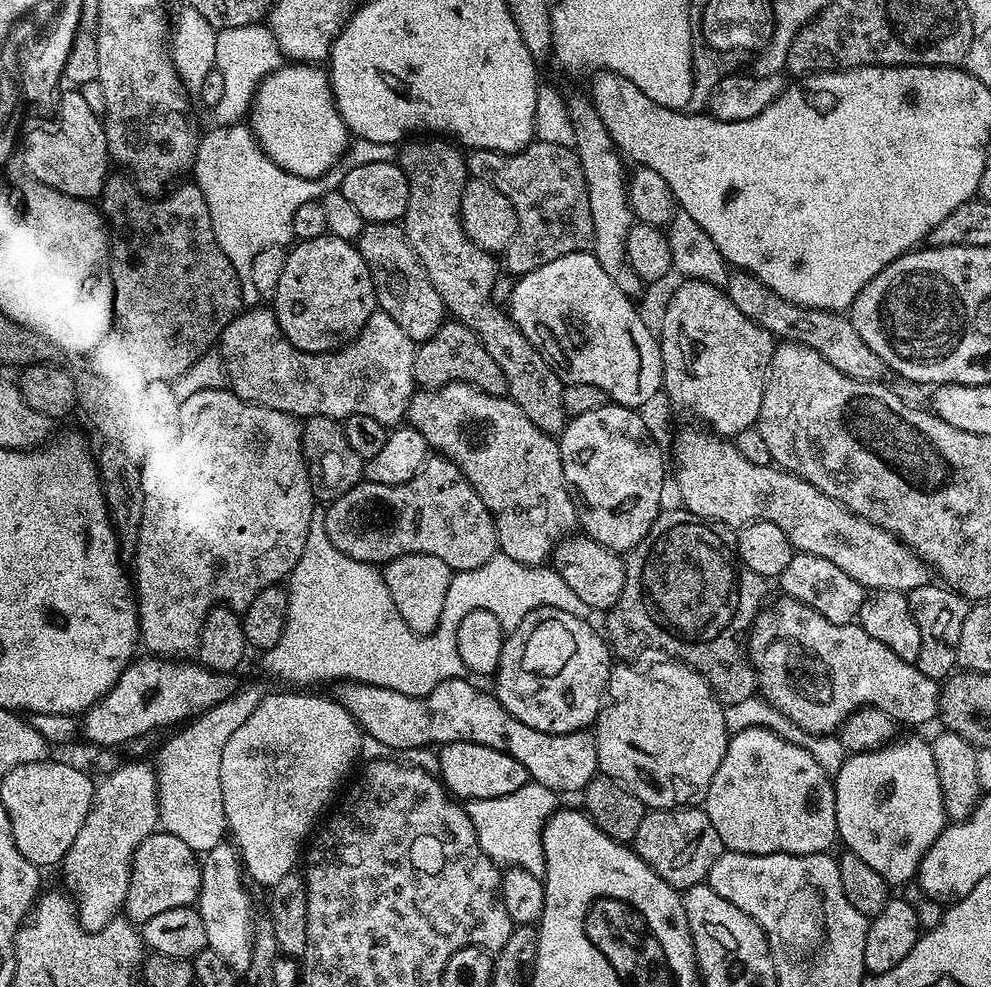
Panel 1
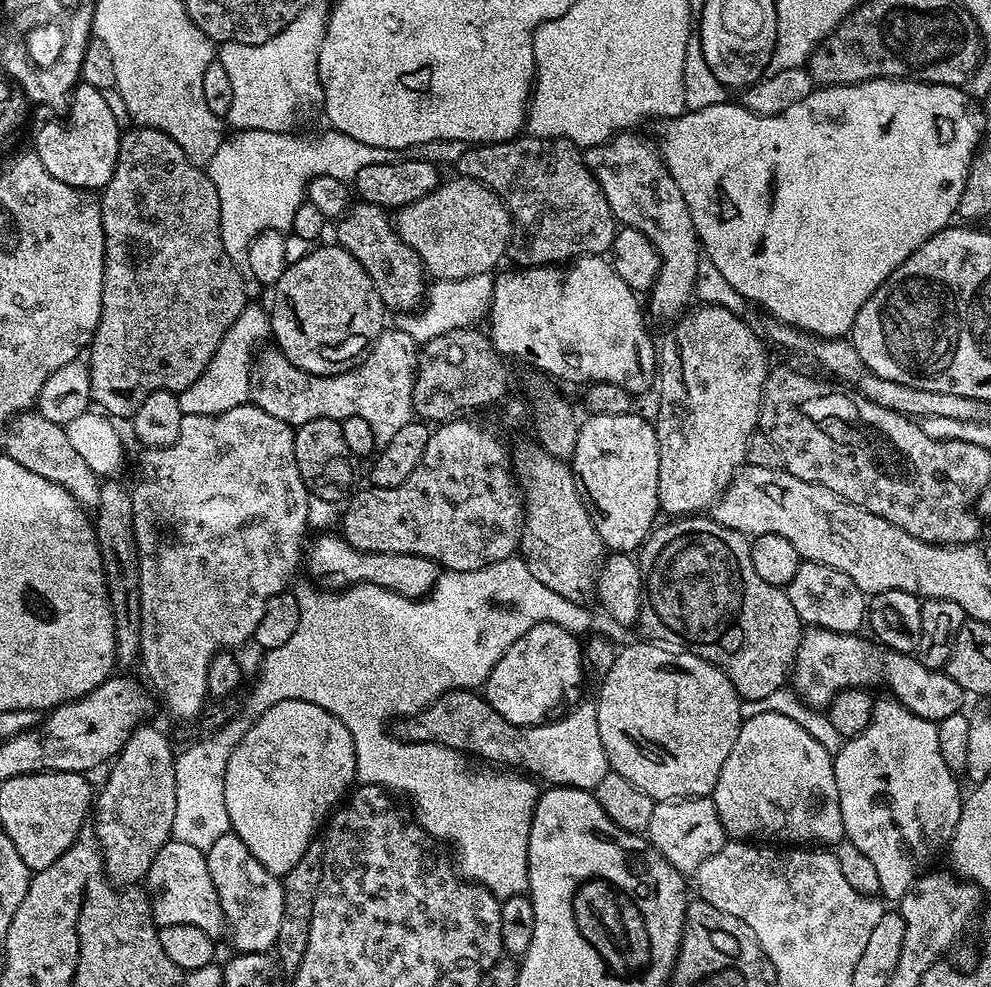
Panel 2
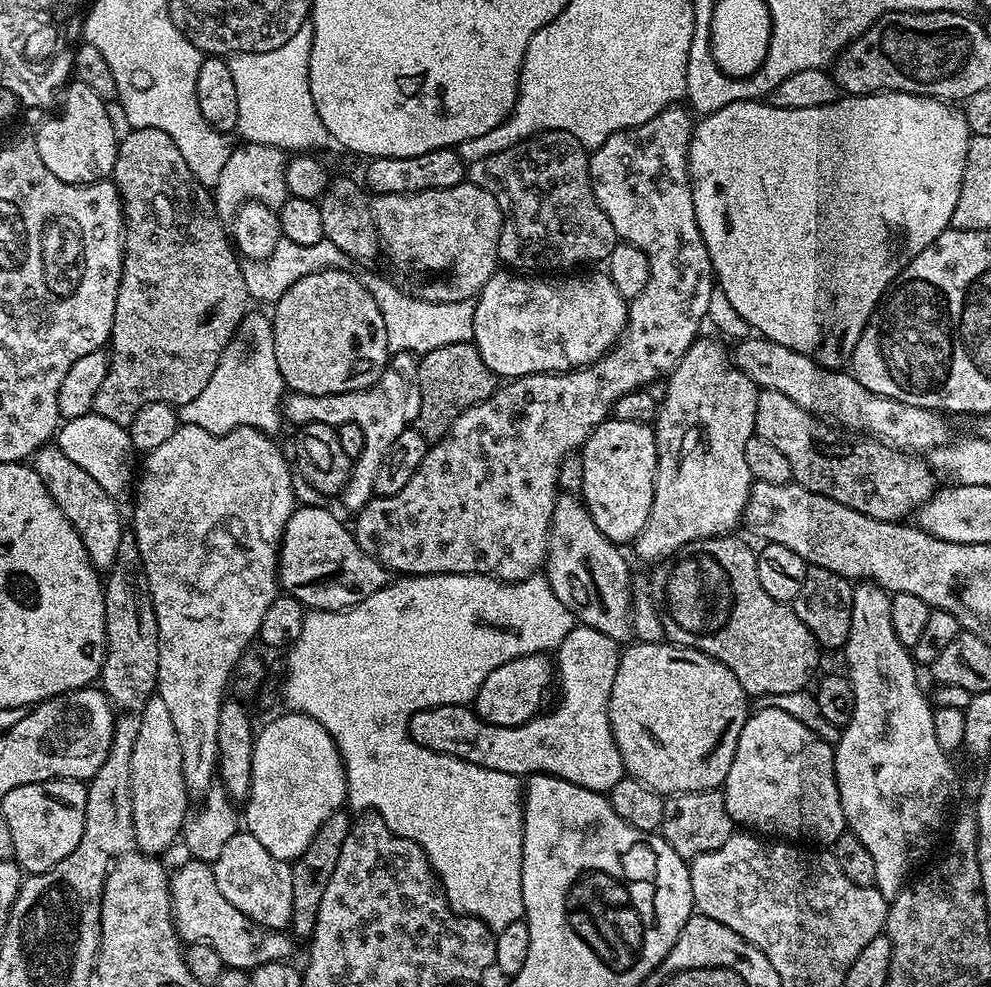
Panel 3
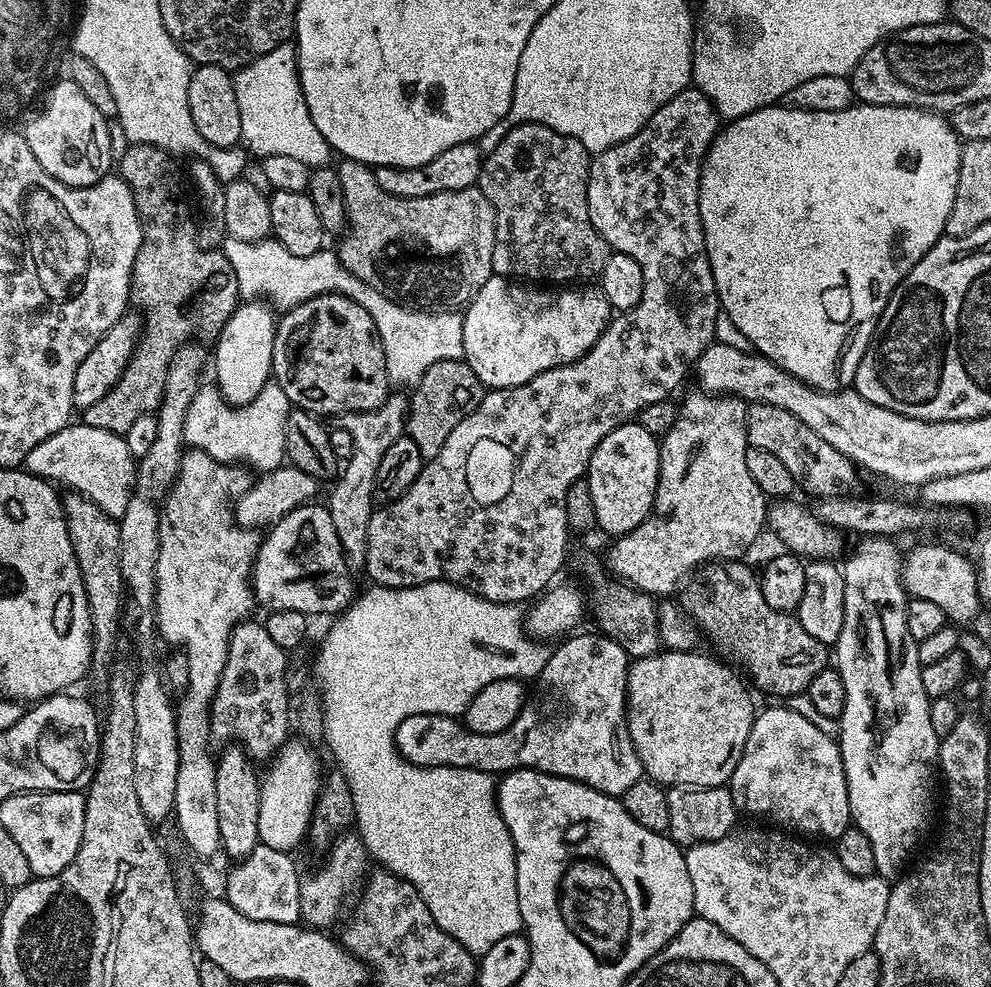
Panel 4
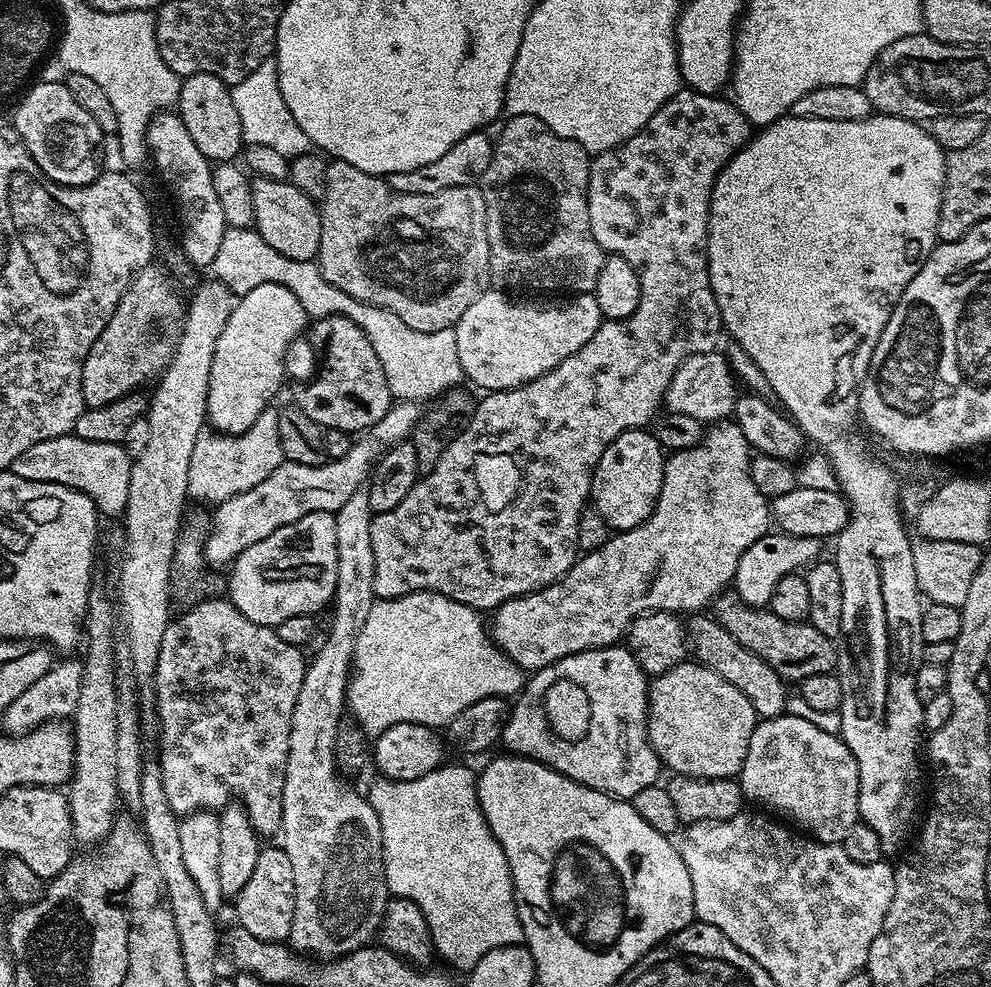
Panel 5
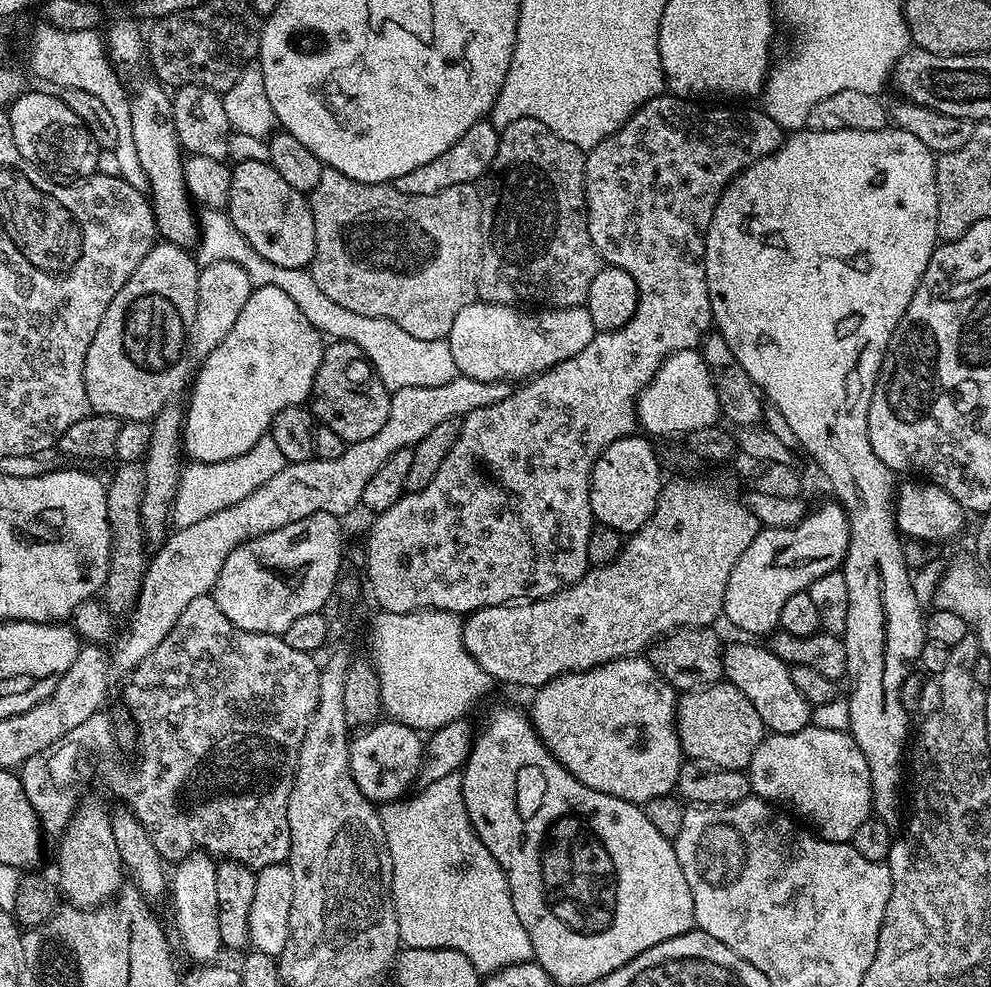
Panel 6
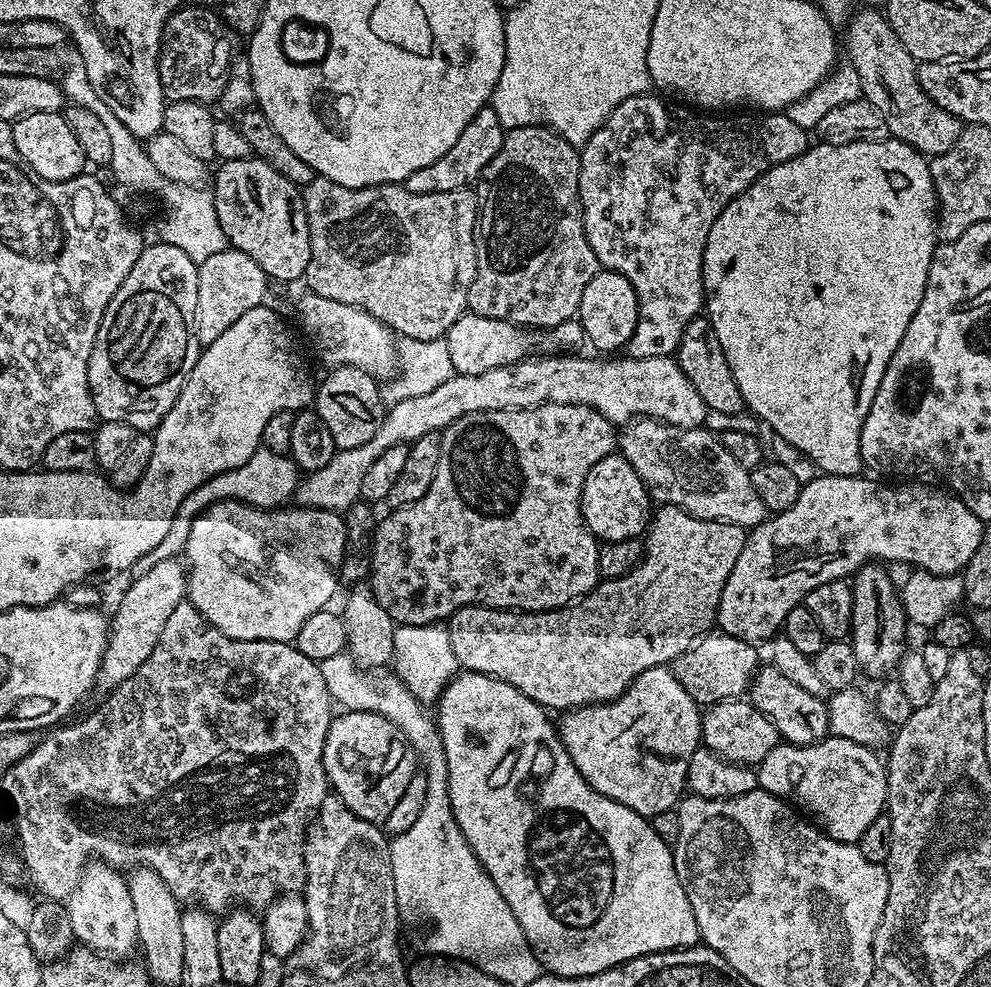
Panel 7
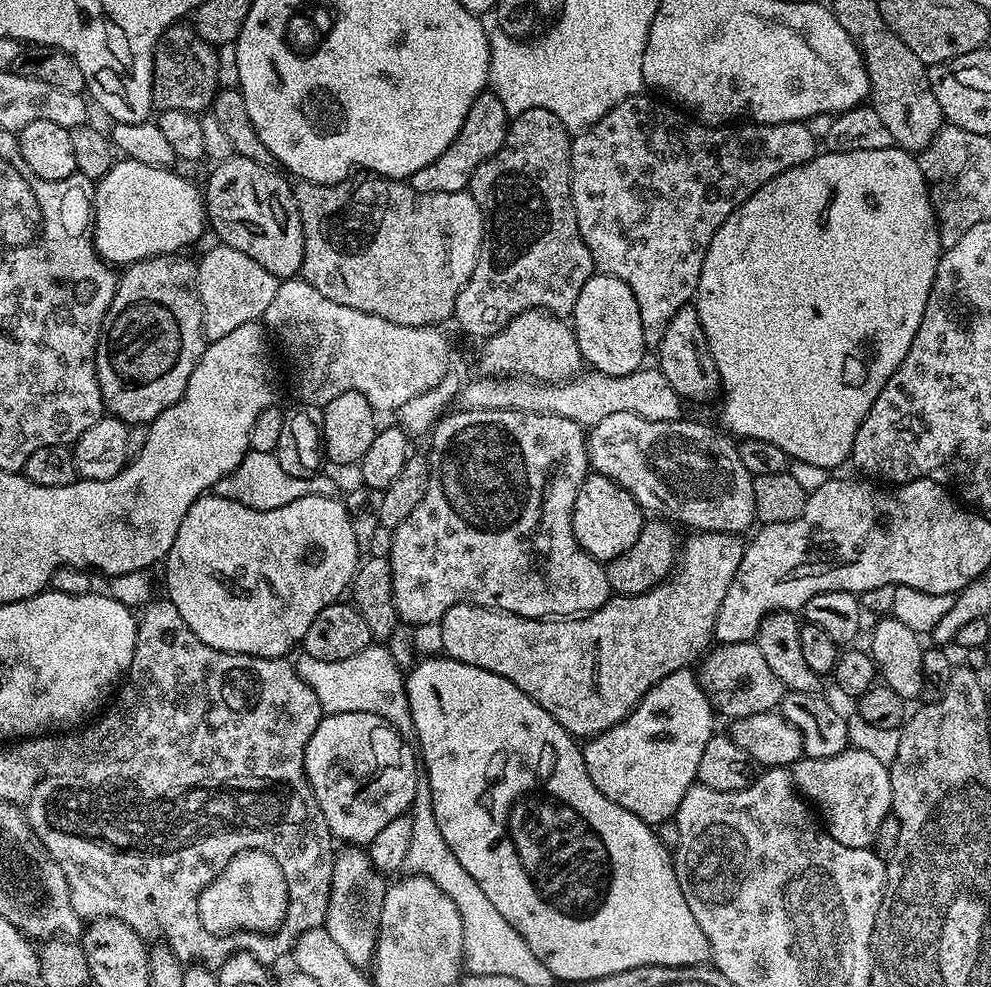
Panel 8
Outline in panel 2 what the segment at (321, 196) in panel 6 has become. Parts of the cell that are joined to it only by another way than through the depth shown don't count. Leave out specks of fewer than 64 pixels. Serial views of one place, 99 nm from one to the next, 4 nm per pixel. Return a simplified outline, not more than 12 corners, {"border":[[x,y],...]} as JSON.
{"border":[[457,175],[395,213],[432,280],[492,272],[512,216]]}

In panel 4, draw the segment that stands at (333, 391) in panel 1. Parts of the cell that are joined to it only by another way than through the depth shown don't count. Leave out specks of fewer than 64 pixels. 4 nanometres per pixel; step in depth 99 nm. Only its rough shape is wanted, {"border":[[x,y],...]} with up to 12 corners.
{"border":[[410,400],[346,412],[354,454],[326,499],[349,568],[366,558],[374,478],[405,435]]}

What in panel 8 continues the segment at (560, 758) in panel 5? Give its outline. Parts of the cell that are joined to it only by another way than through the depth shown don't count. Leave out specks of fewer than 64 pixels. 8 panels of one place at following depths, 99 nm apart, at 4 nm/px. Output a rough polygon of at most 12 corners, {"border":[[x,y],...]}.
{"border":[[697,673],[655,684],[583,745],[607,800],[655,826],[714,734]]}

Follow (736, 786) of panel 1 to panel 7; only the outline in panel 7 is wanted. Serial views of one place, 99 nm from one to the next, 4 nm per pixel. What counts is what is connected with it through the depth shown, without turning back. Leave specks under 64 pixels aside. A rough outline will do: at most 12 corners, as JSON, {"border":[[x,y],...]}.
{"border":[[831,734],[758,765],[830,838],[856,844],[888,803],[886,764]]}

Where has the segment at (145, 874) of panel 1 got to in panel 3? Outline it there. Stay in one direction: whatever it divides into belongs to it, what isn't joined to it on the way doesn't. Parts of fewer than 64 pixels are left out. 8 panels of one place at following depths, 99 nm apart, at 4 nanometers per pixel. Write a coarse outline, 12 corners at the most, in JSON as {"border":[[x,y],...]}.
{"border":[[207,863],[170,876],[181,941],[229,968],[284,960],[285,933],[226,902]]}

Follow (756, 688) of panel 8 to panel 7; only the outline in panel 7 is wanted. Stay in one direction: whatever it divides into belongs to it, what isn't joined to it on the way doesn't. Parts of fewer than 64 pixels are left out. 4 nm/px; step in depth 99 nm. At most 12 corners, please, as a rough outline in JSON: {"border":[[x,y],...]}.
{"border":[[705,632],[672,673],[701,706],[743,697],[755,643]]}

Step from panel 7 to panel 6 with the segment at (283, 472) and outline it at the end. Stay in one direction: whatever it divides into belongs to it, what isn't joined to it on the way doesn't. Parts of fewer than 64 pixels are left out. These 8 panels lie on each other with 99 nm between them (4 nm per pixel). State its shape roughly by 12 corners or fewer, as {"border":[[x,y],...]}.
{"border":[[270,434],[246,454],[189,463],[171,527],[194,526],[266,486],[285,463]]}

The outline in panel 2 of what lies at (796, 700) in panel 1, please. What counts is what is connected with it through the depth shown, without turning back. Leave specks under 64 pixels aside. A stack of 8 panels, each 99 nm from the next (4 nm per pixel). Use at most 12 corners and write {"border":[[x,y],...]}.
{"border":[[809,627],[792,691],[824,710],[842,690],[884,683],[933,722],[965,707],[947,671]]}

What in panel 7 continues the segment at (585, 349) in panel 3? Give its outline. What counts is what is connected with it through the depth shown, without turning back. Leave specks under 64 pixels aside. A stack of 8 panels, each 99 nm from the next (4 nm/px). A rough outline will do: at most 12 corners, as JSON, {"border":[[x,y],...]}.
{"border":[[471,314],[446,339],[456,374],[576,354],[579,319],[529,330]]}

